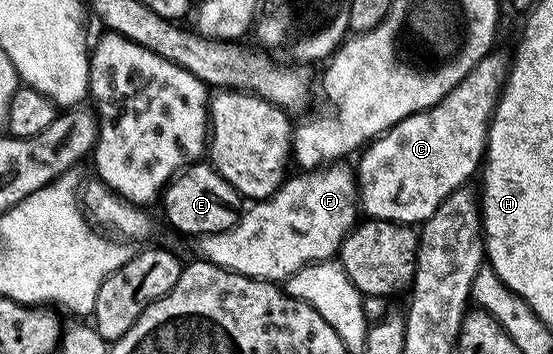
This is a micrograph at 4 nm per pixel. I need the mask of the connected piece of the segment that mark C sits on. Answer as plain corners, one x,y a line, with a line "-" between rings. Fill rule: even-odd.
493,50
438,101
433,108
424,112
415,112
402,122
388,129
382,136
377,136
359,153
360,165
355,165
356,191
358,193
358,208
371,219
394,221
398,224
418,226
427,221
438,206
454,190
465,187
472,175
477,175
486,155
488,142
488,125
492,119
492,112
496,103
500,101
500,92
504,89
504,82
508,79
510,67
509,57
503,56
499,50

